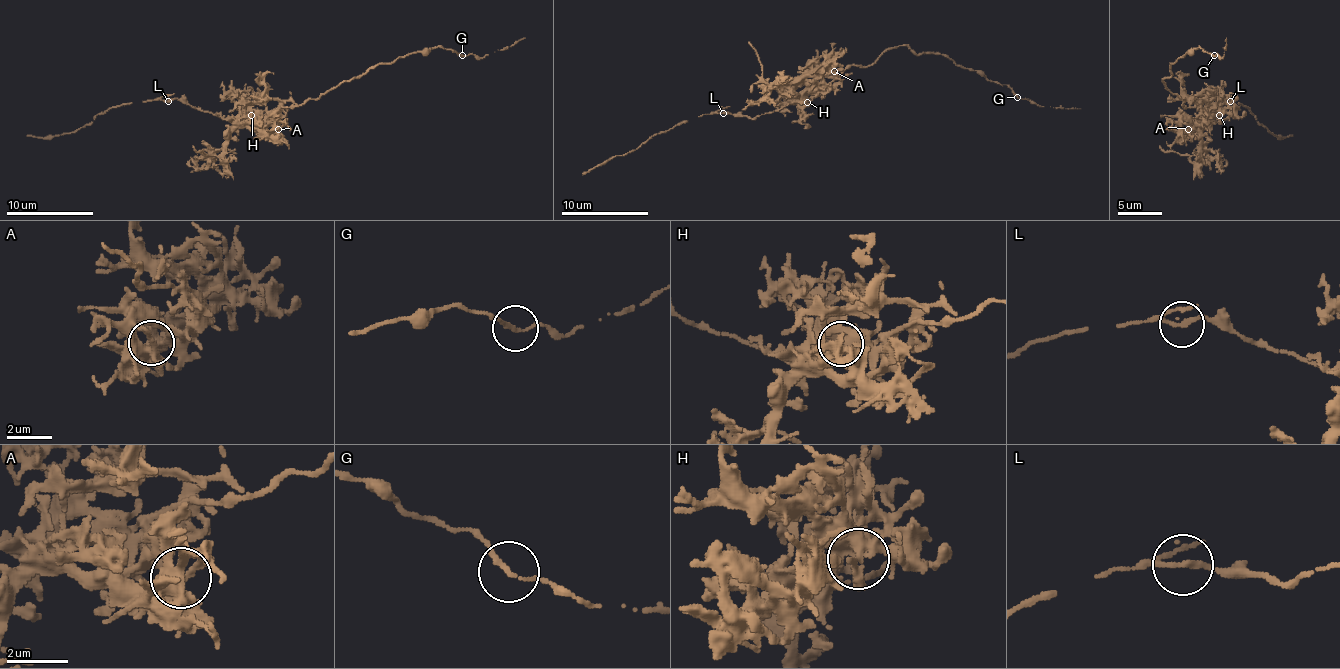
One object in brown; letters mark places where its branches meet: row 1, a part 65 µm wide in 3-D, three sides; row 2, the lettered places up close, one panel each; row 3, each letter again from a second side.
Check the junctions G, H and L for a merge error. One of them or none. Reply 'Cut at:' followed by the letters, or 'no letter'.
Cut at: H

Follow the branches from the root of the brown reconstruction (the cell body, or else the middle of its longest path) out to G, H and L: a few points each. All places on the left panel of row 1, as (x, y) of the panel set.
G: (280, 107), (304, 105), (328, 89), (357, 79), (370, 68), (392, 63), (411, 52), (450, 48), (461, 55)
H: (280, 107), (252, 116)
L: (280, 107), (243, 120), (226, 120), (176, 98), (167, 100)

